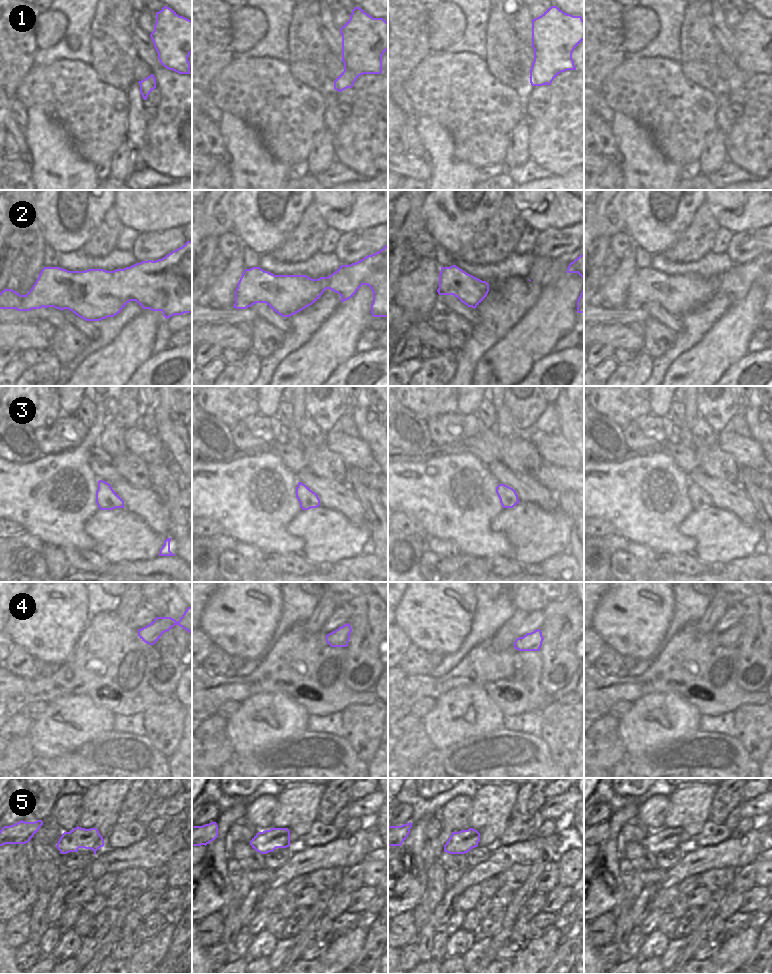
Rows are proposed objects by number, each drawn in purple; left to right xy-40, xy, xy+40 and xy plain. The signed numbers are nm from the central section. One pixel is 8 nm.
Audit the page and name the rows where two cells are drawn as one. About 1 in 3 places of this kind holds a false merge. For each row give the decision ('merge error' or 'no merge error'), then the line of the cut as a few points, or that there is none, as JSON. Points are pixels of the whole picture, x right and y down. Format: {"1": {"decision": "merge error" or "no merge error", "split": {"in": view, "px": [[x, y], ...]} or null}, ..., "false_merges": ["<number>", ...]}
{"1": {"decision": "no merge error", "split": null}, "2": {"decision": "merge error", "split": {"in": "xy+40", "px": [[455, 281], [454, 287], [459, 294]]}}, "3": {"decision": "no merge error", "split": null}, "4": {"decision": "no merge error", "split": null}, "5": {"decision": "merge error", "split": {"in": "xy-40", "px": [[69, 832], [73, 841], [94, 834]]}}, "false_merges": ["2", "5"]}

